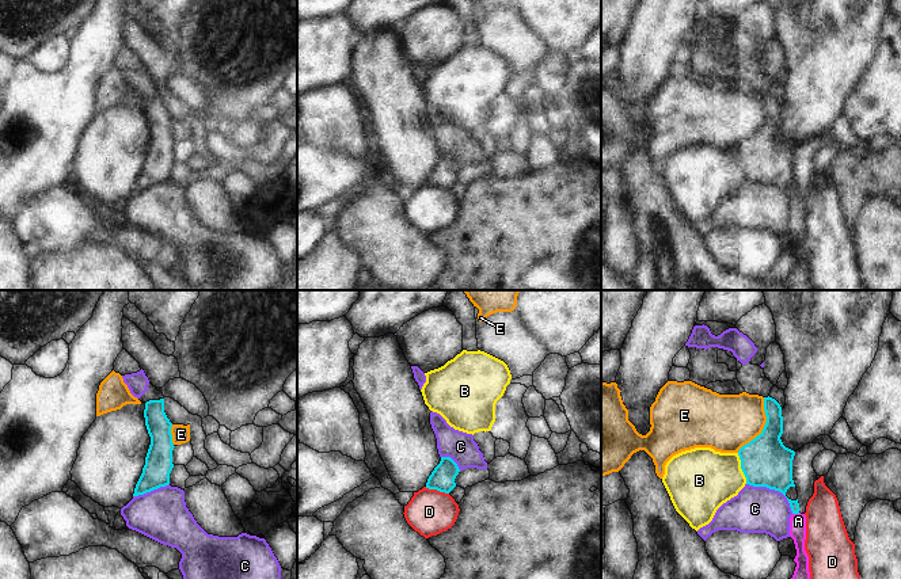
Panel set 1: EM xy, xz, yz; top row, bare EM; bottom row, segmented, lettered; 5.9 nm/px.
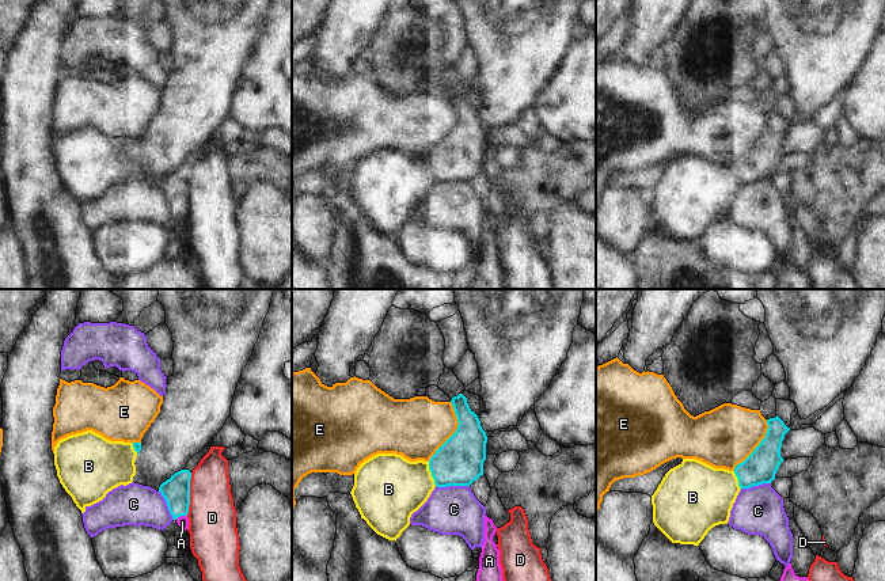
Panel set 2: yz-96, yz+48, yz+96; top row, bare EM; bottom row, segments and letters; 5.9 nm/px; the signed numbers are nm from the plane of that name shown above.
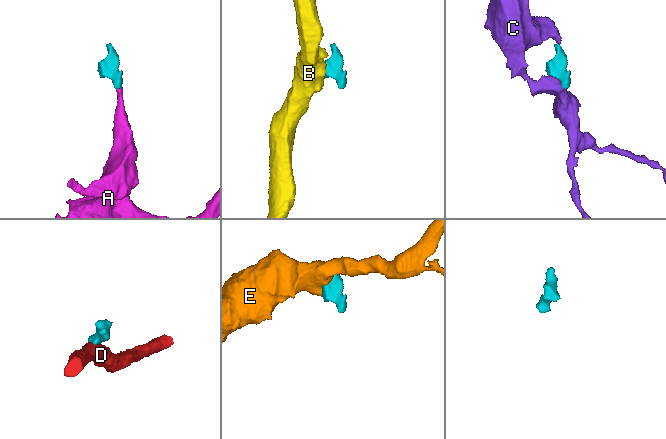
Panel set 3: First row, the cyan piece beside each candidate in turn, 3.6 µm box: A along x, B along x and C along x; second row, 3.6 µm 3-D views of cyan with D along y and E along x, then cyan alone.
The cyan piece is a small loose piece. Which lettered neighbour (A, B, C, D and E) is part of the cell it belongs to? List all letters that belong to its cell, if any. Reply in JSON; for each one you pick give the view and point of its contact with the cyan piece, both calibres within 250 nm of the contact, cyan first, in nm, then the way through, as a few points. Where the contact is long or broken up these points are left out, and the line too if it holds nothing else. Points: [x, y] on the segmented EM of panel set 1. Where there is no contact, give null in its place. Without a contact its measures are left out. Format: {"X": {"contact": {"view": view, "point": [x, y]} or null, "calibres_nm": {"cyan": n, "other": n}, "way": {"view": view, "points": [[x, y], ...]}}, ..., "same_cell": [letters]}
{"A": {"contact": {"view": "yz", "point": [795, 513]}, "calibres_nm": {"cyan": 180, "other": 100}, "way": {"view": "yz", "points": [[778, 475], [795, 513], [798, 521]]}}, "same_cell": ["A"]}

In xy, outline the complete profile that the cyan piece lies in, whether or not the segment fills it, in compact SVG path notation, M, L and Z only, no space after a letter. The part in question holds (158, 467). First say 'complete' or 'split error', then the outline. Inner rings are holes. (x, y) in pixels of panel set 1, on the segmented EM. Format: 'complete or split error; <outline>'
complete; M164 399L147 401L144 418L151 445L133 496L168 485L170 473L174 468L172 450L175 446L171 434L172 423L164 412Z

